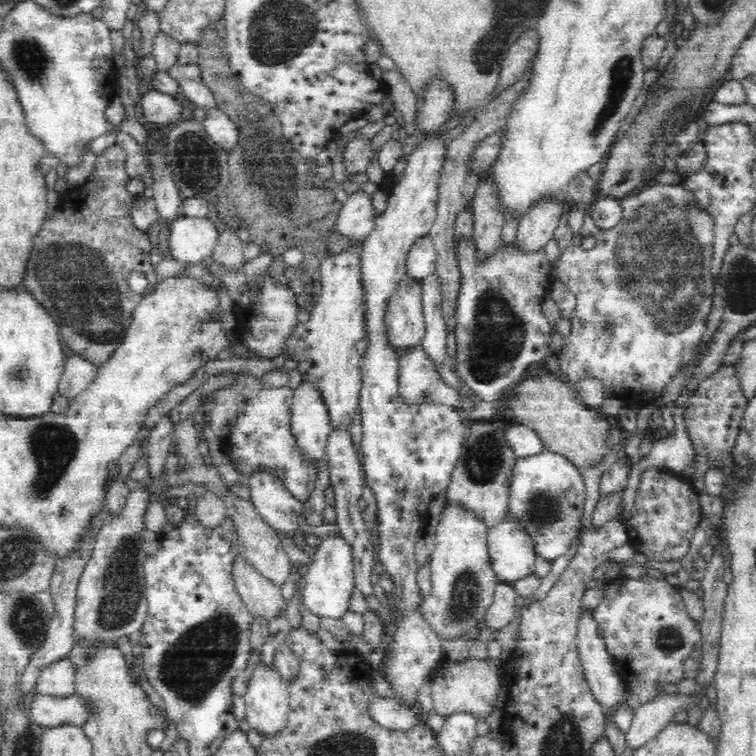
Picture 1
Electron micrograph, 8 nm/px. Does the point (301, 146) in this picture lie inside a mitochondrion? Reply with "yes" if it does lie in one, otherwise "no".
yes

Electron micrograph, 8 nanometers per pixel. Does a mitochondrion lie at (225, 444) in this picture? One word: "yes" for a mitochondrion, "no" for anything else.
no

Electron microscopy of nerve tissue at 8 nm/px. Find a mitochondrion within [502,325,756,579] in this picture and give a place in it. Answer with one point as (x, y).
(543, 510)

